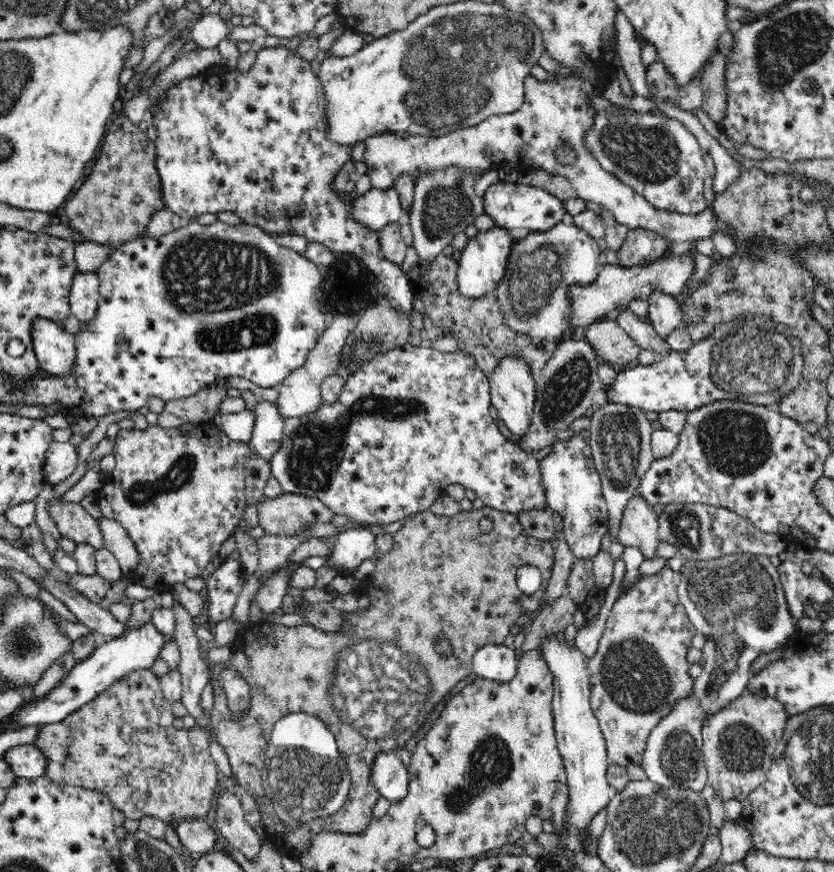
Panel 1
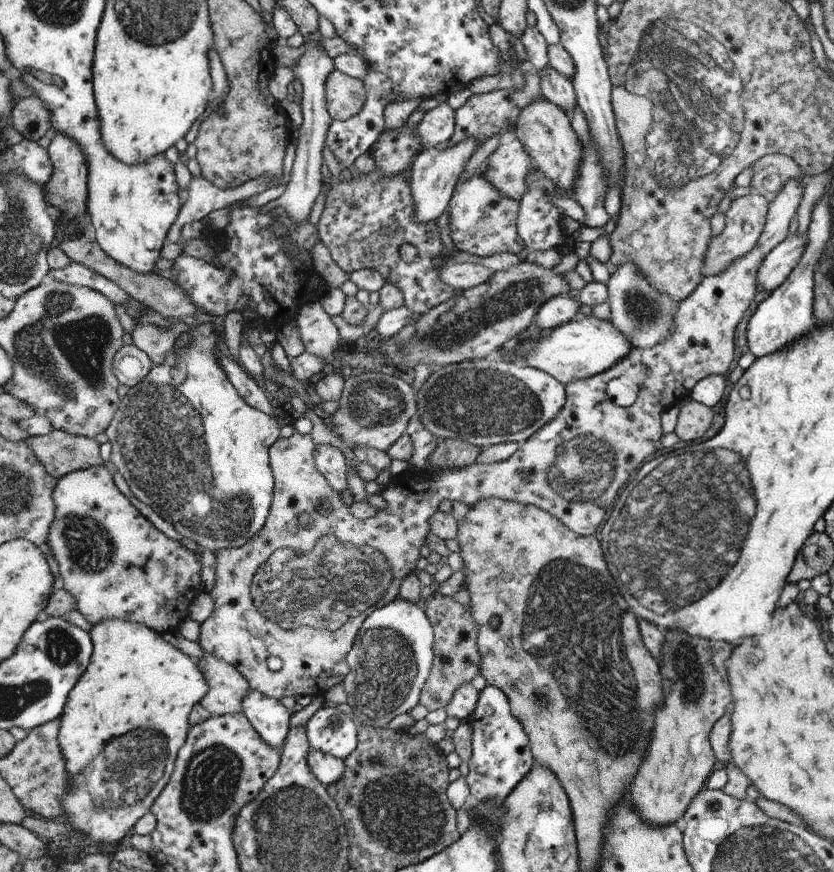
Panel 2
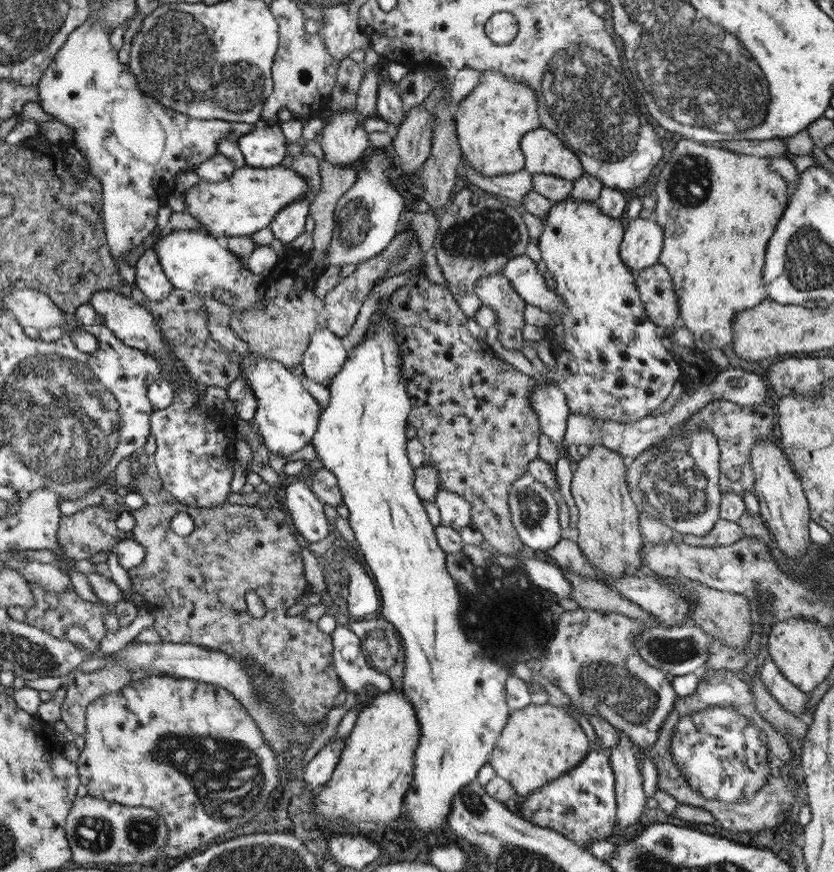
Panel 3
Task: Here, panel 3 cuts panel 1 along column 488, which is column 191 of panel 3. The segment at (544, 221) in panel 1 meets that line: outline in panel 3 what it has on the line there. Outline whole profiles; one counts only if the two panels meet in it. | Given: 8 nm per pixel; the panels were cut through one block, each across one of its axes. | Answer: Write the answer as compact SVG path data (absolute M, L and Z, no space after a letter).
M276 165L270 168L248 166L237 168L229 179L220 182L200 181L183 195L185 212L196 218L210 235L225 240L231 236L253 235L255 232L268 228L282 208L306 195L312 195L311 192L311 186L306 184L306 181L295 170L291 167L286 169L282 165Z

